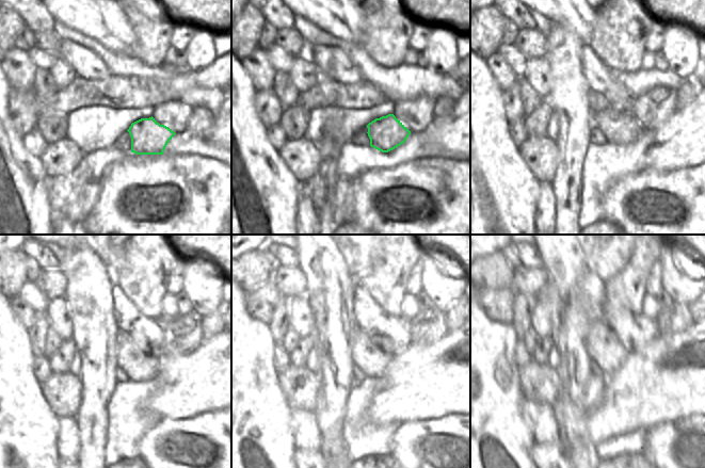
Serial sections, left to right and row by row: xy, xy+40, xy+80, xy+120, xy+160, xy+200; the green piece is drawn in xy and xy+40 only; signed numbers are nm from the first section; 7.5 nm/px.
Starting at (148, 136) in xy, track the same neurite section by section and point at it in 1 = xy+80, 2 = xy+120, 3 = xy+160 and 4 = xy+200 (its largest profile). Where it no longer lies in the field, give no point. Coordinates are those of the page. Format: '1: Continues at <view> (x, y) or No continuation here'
1: Continues at xy+80 (623, 129)
2: Continues at xy+120 (143, 367)
3: Continues at xy+160 (379, 361)
4: Continues at xy+200 (617, 360)

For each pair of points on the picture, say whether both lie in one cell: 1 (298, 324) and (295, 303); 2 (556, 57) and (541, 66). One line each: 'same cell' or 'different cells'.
1: same cell
2: different cells

